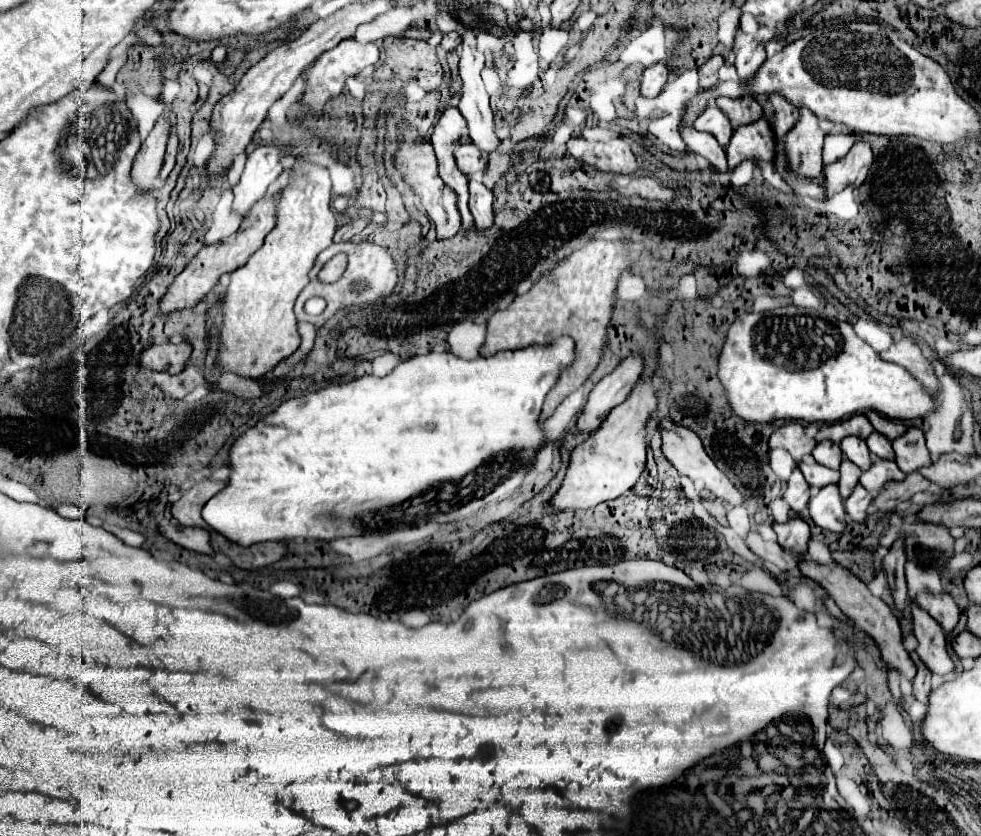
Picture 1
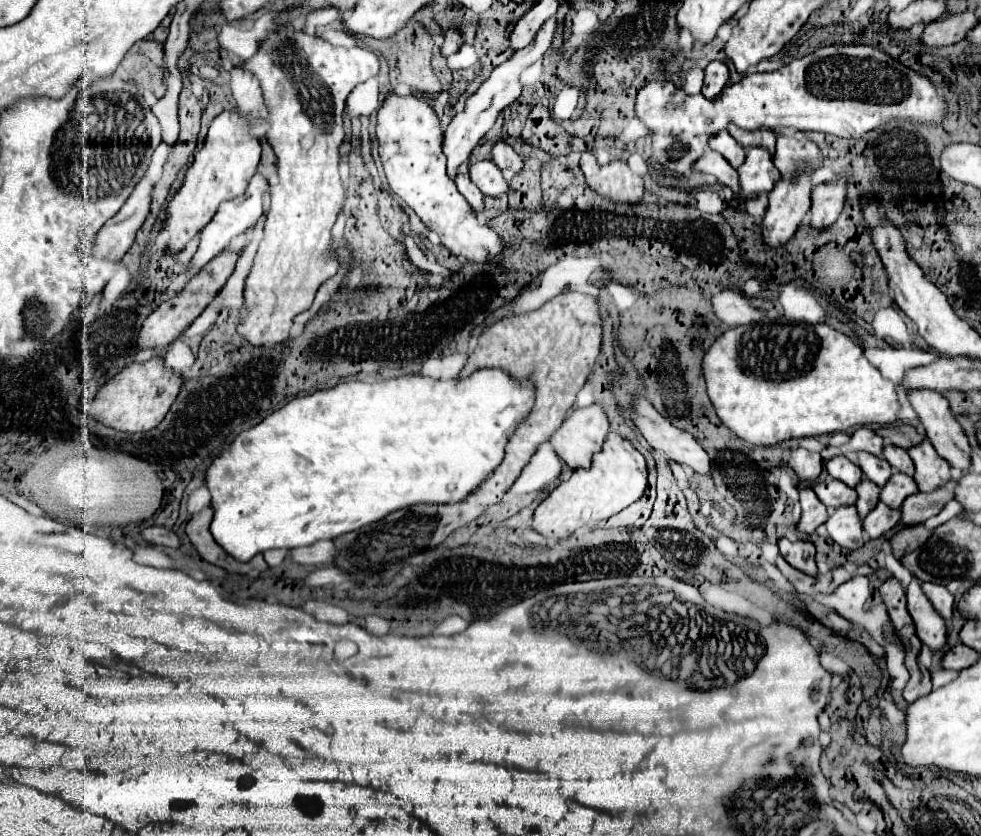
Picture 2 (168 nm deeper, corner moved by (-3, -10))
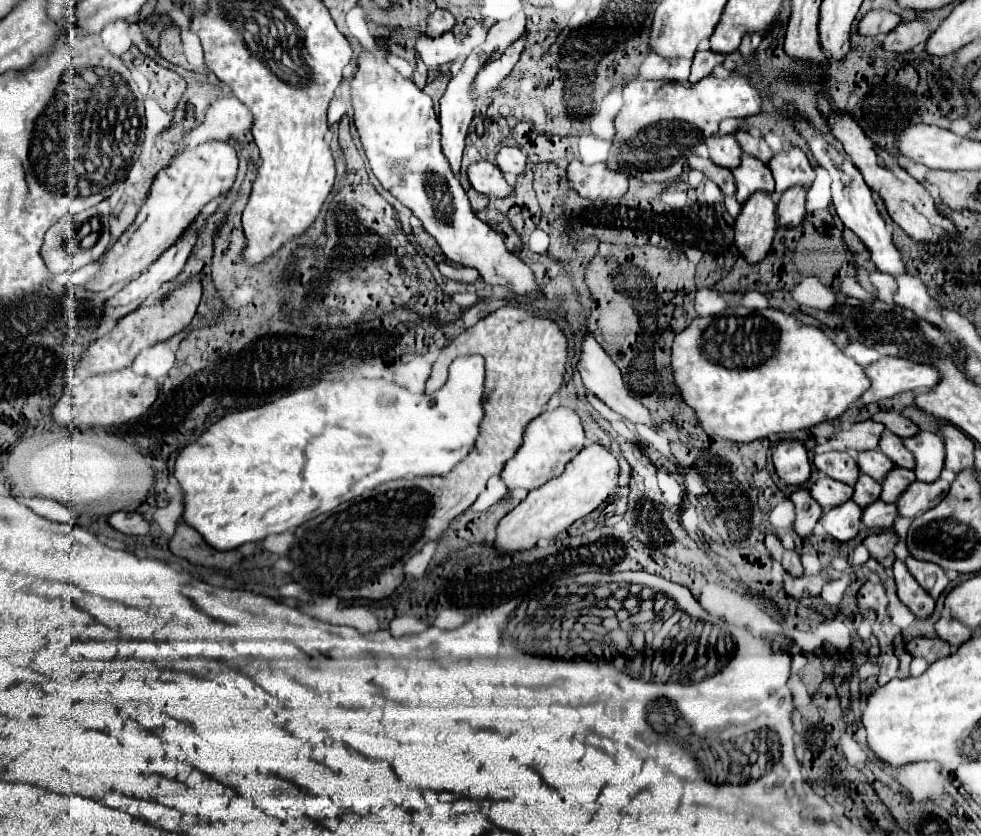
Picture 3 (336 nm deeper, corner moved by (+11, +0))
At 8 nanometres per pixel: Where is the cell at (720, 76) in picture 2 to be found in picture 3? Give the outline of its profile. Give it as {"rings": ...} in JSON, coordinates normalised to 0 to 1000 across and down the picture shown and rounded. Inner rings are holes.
{"rings":[[[713,61],[713,63],[708,63],[702,97],[704,99],[715,97],[717,92],[725,90],[725,85],[727,85],[729,78],[735,78],[735,75],[737,75],[737,66],[729,63],[729,61]]]}

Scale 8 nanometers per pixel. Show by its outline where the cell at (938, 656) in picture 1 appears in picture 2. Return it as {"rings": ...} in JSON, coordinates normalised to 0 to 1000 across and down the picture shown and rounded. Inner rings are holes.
{"rings":[[[933,690],[925,702],[925,728],[931,738],[935,762],[949,776],[959,776],[963,772],[963,743],[941,712],[939,697]]]}

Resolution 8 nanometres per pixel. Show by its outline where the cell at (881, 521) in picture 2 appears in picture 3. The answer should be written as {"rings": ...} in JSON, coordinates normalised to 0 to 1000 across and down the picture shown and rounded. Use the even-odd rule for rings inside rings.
{"rings":[[[890,599],[880,609],[880,628],[886,633],[908,633],[910,621],[914,616],[914,604],[912,602],[902,602],[902,599]]]}

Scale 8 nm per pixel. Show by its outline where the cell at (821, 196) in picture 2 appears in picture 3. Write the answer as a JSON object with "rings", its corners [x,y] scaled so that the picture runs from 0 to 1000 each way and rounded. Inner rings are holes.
{"rings":[[[810,221],[806,226],[802,226],[792,245],[792,255],[794,255],[794,267],[798,272],[812,272],[819,267],[819,262],[823,260],[823,228],[817,221]]]}

